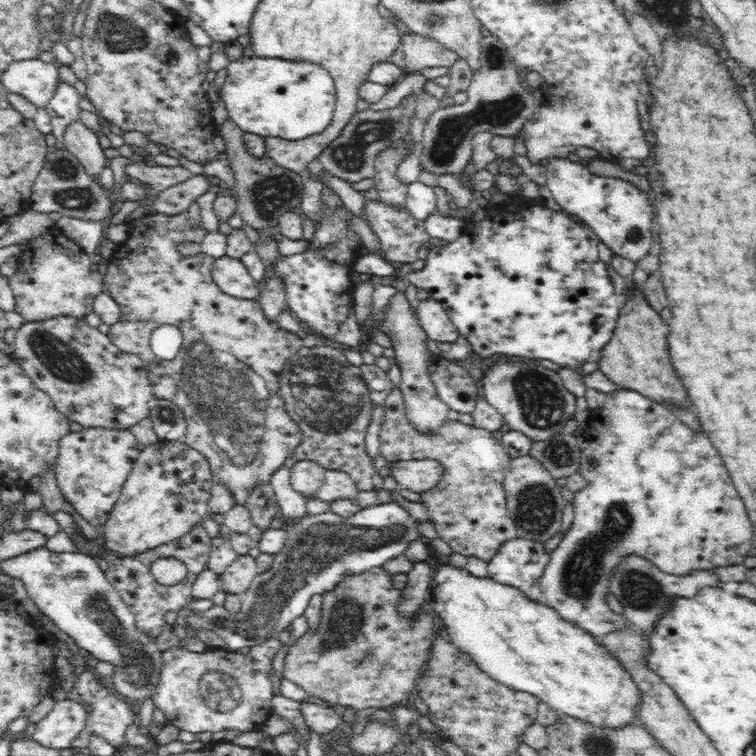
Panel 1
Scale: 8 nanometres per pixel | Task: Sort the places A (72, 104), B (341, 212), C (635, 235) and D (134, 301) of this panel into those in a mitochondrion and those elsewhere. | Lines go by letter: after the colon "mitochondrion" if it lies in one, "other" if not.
A: other
B: other
C: mitochondrion
D: other

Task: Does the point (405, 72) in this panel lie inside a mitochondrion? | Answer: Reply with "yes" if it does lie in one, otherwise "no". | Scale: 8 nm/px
no

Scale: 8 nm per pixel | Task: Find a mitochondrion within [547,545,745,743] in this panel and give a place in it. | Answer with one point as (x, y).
(640, 591)

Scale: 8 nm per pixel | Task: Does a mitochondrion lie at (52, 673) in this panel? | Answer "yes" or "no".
no

